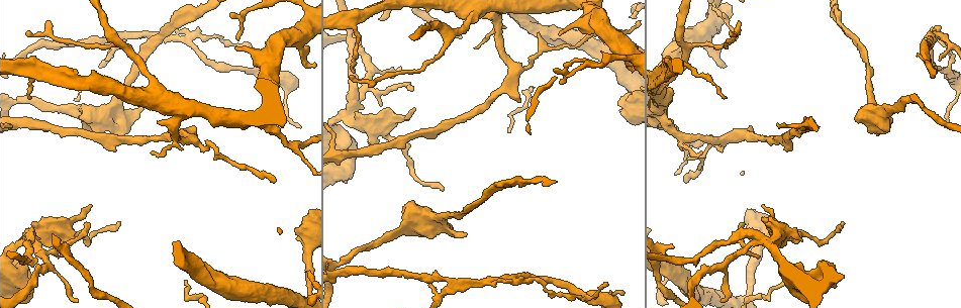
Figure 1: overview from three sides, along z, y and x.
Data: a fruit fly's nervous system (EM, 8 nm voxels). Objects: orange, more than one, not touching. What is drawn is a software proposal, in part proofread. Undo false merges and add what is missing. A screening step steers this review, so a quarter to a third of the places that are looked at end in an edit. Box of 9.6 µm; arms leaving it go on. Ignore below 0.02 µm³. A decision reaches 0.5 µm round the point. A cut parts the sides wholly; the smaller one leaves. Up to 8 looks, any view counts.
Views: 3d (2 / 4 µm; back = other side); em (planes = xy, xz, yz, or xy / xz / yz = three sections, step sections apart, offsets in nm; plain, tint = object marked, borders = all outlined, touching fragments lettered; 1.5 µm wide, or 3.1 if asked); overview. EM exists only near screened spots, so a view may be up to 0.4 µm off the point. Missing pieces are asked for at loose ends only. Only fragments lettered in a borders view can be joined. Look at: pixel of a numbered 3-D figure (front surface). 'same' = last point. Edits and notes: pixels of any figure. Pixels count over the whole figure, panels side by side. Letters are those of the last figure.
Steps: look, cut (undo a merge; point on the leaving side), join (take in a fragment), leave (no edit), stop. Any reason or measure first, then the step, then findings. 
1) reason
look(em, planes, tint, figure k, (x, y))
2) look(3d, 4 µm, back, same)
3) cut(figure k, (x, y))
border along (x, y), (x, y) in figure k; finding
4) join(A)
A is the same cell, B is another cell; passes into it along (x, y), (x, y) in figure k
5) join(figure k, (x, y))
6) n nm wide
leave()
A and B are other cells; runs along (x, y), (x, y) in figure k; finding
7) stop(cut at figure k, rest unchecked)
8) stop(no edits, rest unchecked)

tapers out
look(em, planes, borders, figure 1, (353, 71))

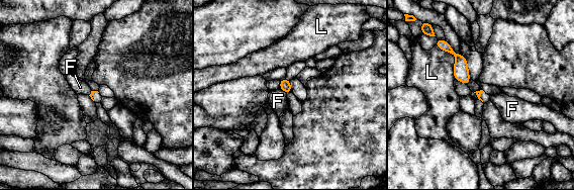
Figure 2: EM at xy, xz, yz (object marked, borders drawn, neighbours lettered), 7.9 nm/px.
leave()
F and L are other cells; border along (280, 88), (286, 94) in figure 2; none of them fits

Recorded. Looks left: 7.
abrupt turn
look(3d, 4 µm, figure 1, (355, 19))

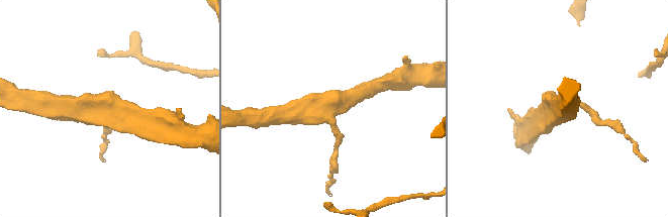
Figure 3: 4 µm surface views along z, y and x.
shape alone is not enough
look(em, planes, plain, figure 3, (331, 107))

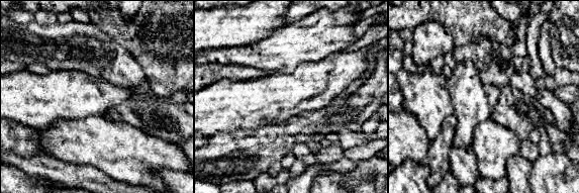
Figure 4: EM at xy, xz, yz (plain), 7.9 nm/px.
look(em, planes, borders, same)

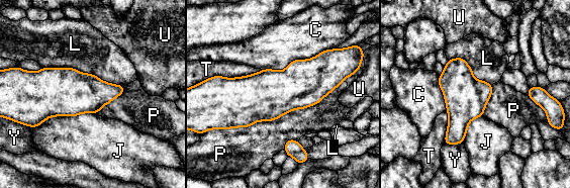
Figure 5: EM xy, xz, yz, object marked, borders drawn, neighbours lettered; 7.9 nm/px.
leave()
C, J, L, P, T, U and Y are other cells; border along (336, 89), (277, 118), (222, 129) in figure 5; continuous, no second cell

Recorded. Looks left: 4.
branch stops here
look(em, planes, tint, figure 1, (415, 109))

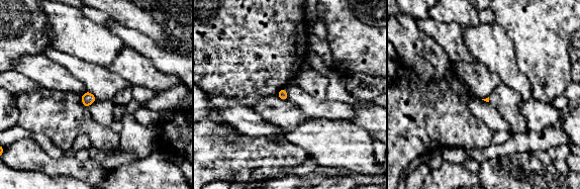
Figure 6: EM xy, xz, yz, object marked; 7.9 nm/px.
see the neighbours
look(em, planes, borders, same)

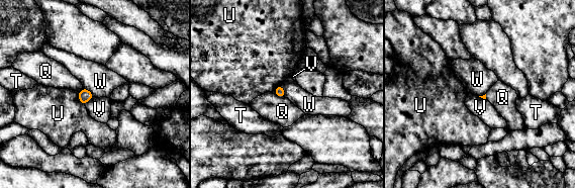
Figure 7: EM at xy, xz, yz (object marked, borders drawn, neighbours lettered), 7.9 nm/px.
U touches over 120 nm
leave()
Q, T, U, V and W are other cells; border along (83, 87), (94, 96) in figure 7; none of them fits

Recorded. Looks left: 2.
stop(no edits, rest unchecked)

